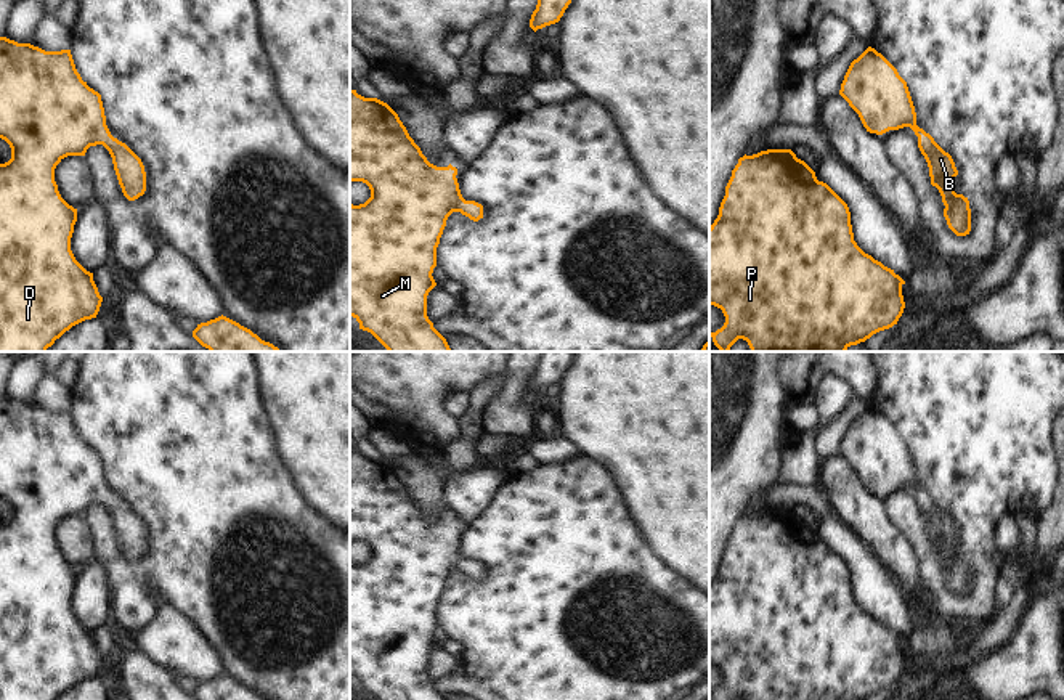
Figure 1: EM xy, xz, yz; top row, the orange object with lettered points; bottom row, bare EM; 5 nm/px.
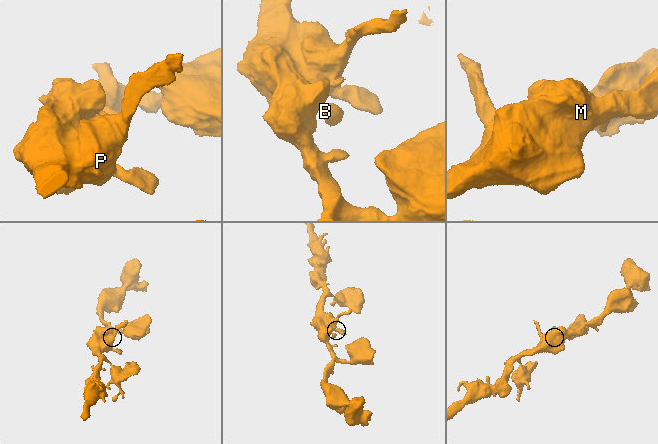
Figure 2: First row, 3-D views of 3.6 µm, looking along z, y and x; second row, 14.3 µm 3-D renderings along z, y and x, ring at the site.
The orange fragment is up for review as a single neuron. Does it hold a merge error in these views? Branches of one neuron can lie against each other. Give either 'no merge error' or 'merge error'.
no merge error

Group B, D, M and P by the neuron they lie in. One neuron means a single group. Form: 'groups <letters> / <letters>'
groups B D M P

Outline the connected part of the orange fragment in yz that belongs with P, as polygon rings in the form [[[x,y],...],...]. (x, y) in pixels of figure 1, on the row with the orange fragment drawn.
[[[767,149],[738,159],[725,186],[719,215],[709,226],[709,305],[721,308],[725,316],[724,326],[711,332],[711,337],[721,352],[729,352],[738,339],[746,340],[751,352],[846,352],[851,345],[865,342],[873,334],[897,324],[905,308],[904,284],[905,281],[894,270],[857,246],[847,204],[826,183],[818,181],[815,172],[798,159],[791,149]]]

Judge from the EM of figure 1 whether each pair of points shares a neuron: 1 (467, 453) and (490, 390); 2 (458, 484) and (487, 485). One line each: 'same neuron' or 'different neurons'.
1: same neuron
2: same neuron

